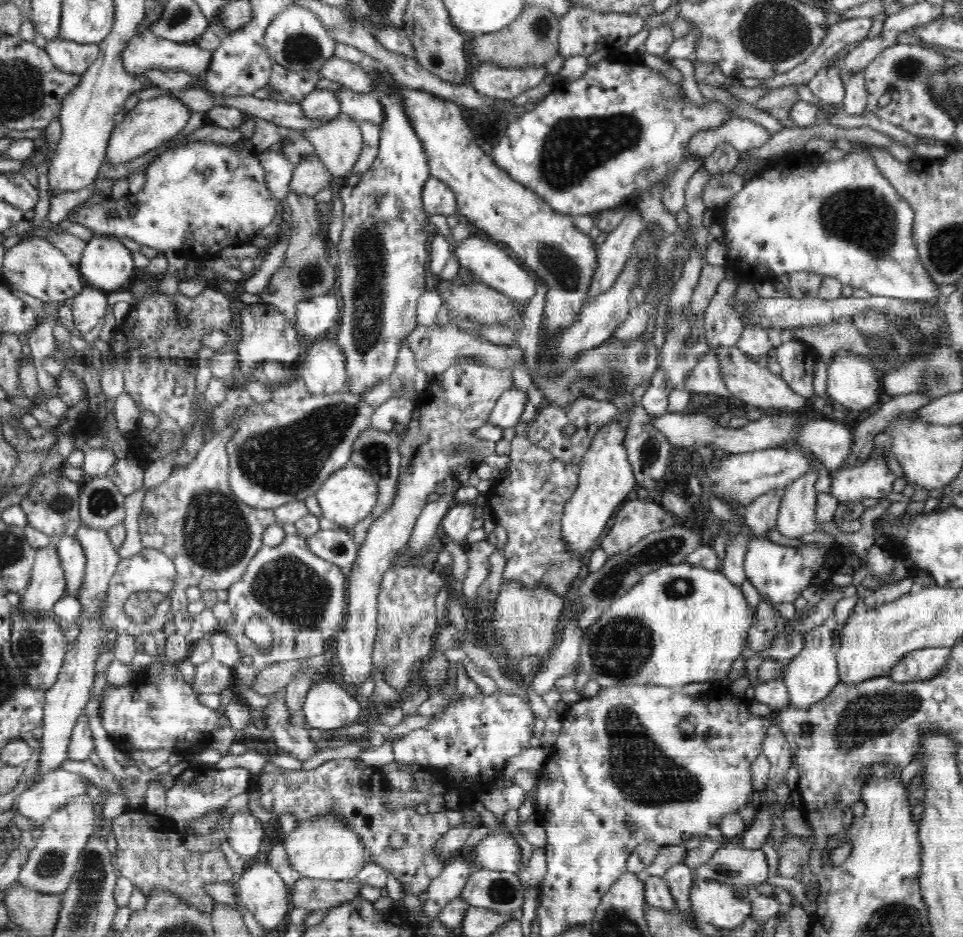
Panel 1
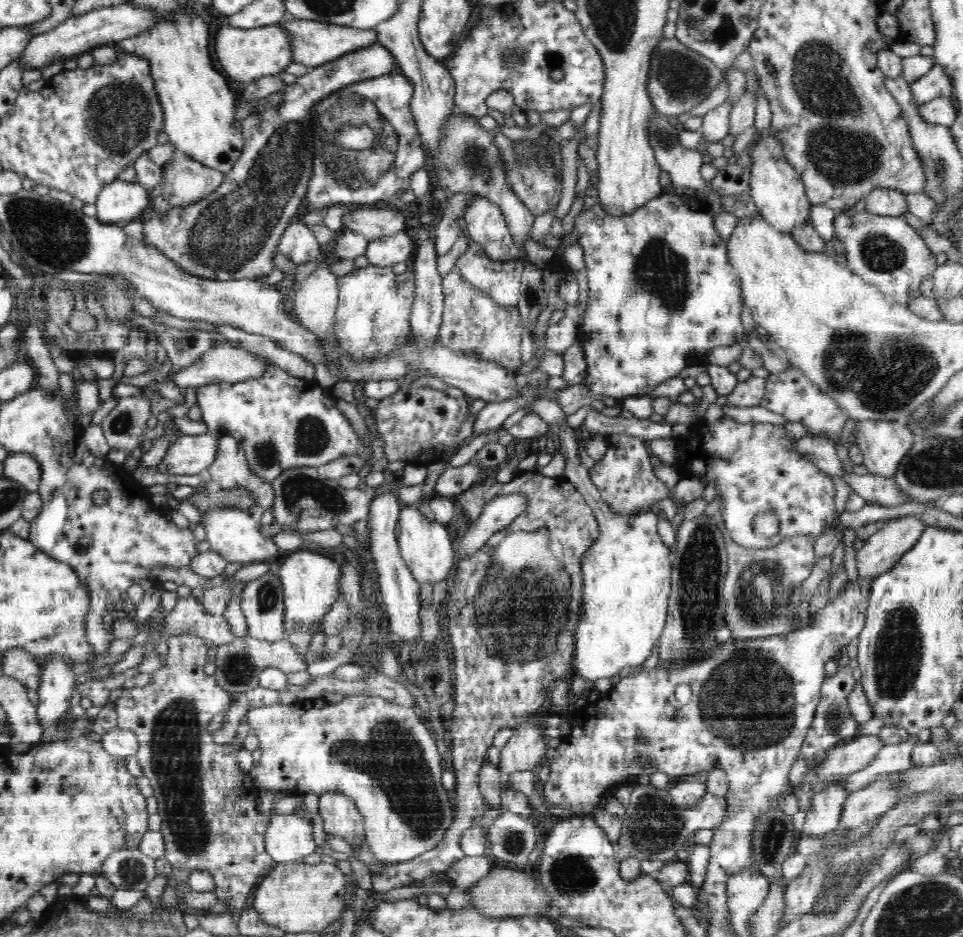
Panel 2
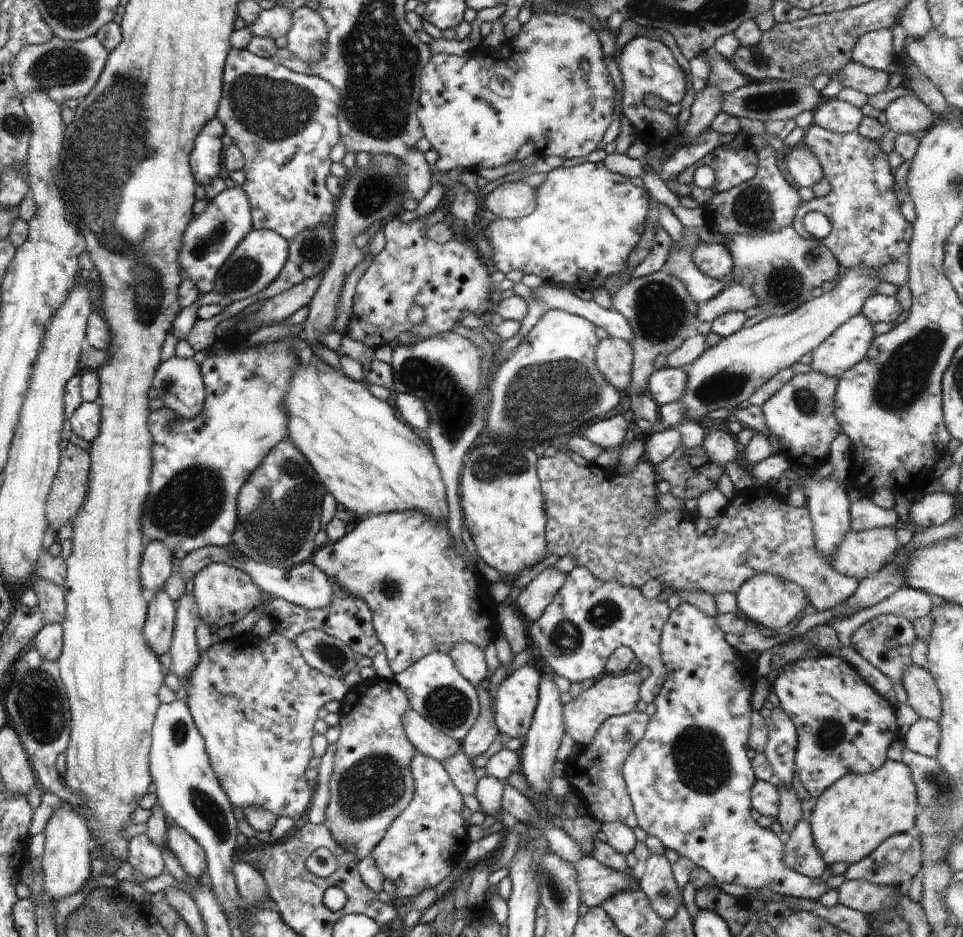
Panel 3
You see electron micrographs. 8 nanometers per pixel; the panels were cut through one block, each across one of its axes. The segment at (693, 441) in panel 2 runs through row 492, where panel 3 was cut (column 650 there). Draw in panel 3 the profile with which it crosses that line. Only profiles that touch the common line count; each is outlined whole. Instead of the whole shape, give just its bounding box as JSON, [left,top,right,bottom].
[622,602,830,901]

